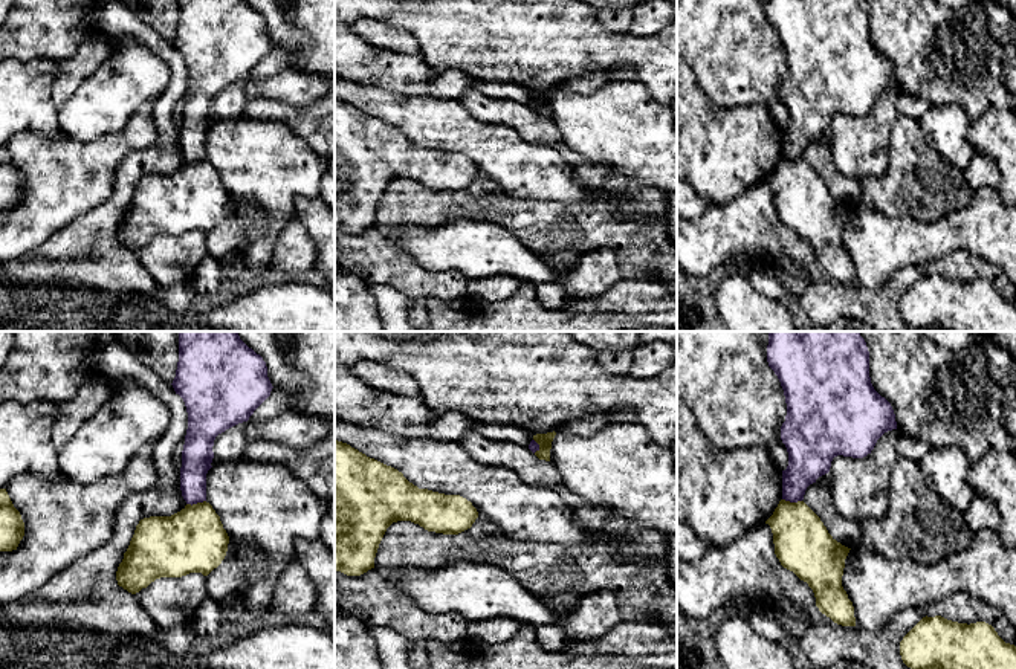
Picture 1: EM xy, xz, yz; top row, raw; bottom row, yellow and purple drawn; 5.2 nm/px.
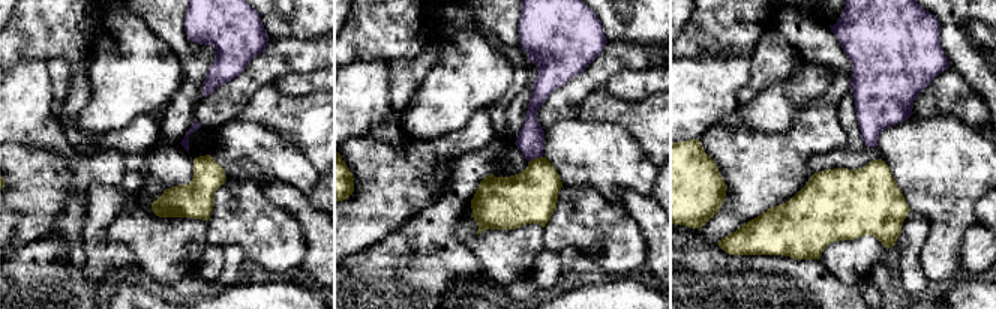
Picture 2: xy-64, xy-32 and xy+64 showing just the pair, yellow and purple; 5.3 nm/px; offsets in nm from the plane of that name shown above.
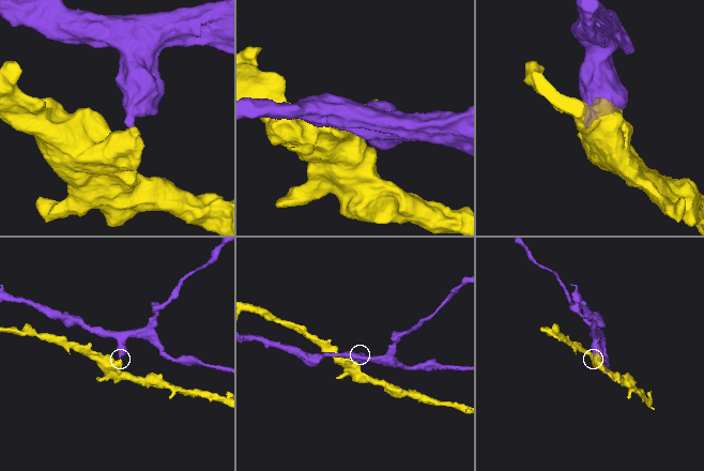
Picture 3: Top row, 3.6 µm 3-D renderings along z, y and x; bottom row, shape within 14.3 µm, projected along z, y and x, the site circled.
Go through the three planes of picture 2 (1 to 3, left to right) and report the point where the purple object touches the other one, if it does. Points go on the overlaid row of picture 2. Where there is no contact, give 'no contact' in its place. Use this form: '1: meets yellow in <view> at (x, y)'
1: no contact
2: meets yellow in xy-32 at (534, 159)
3: no contact

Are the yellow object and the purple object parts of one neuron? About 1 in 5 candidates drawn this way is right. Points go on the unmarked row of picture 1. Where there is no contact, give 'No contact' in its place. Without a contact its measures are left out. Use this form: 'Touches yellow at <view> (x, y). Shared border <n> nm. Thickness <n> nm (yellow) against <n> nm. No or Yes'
Touches yellow at xy (196, 162). Shared border 110 nm. Thickness 340 nm (yellow) against 160 nm. No

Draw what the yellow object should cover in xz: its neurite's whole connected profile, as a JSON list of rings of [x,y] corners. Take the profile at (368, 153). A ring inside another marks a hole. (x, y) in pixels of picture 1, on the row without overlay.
[[[335,98],[335,228],[361,234],[374,226],[374,215],[387,186],[397,179],[411,179],[428,189],[458,192],[478,176],[471,159],[419,147],[402,130],[367,115],[347,101]]]

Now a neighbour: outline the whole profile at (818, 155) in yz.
[[[813,141],[807,145],[802,159],[820,176],[833,197],[848,206],[860,203],[860,180],[849,179],[836,168],[830,145]]]

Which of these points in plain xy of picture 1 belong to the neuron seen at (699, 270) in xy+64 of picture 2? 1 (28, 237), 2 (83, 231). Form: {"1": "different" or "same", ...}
{"1": "different", "2": "same"}

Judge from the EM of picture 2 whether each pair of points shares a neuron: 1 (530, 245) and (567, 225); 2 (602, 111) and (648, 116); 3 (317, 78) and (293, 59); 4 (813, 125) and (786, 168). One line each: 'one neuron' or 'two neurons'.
1: two neurons
2: one neuron
3: two neurons
4: one neuron

